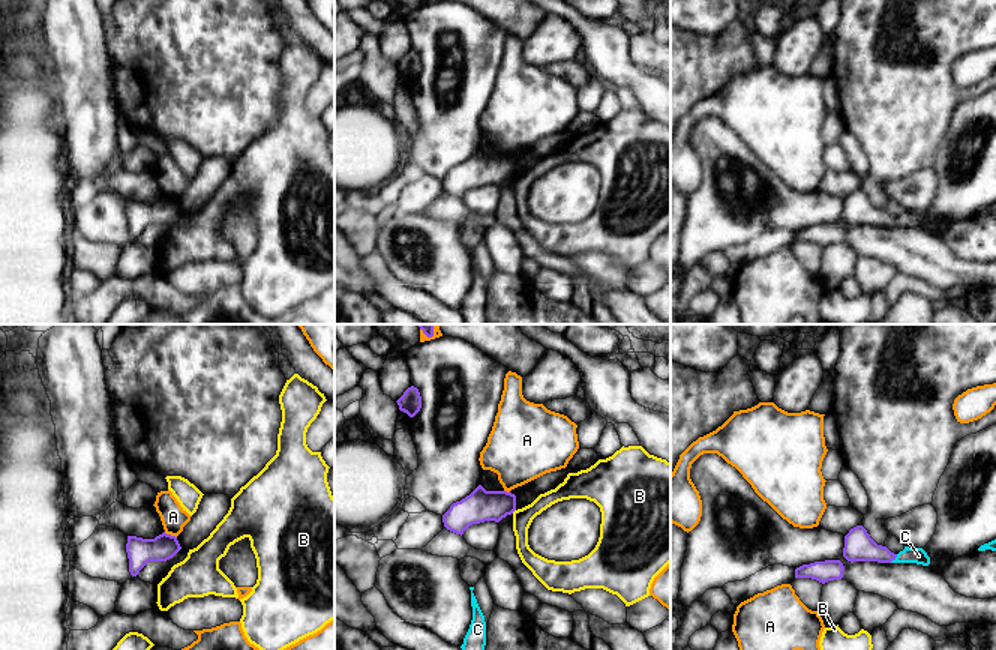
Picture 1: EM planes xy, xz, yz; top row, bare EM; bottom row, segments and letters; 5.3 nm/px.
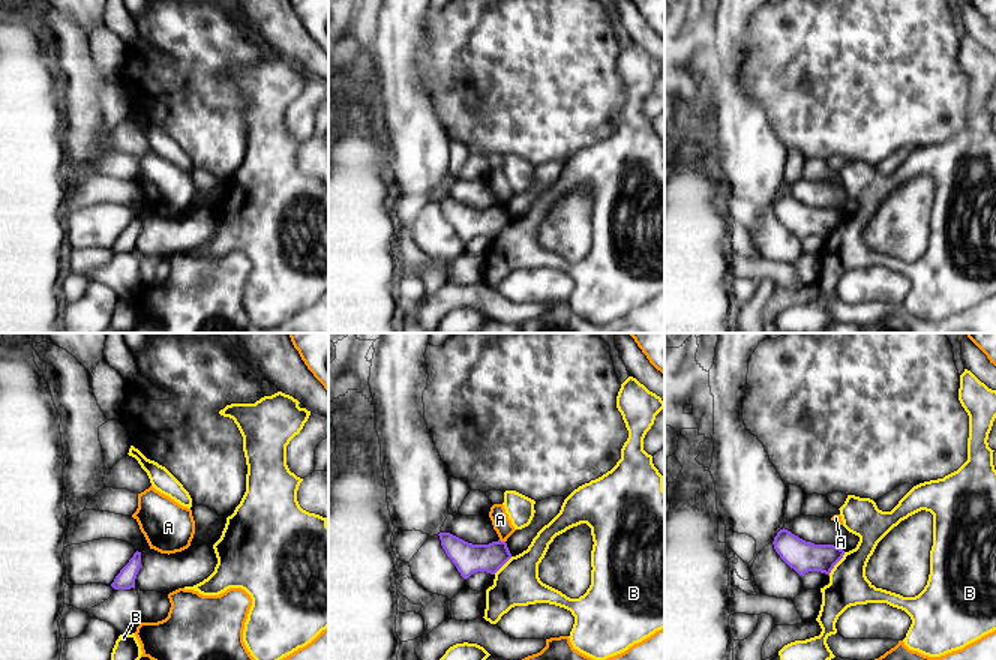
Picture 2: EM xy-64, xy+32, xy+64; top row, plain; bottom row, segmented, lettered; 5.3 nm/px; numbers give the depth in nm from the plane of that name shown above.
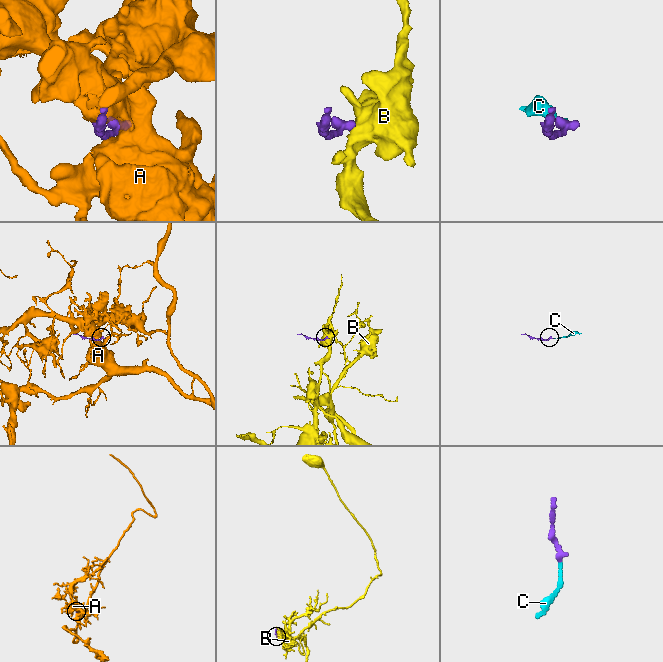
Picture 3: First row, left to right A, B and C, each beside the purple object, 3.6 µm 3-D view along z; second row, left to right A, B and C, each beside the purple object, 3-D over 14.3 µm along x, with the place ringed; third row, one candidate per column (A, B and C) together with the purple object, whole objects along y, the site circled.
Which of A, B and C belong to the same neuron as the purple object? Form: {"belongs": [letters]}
{"belongs": ["C"]}

